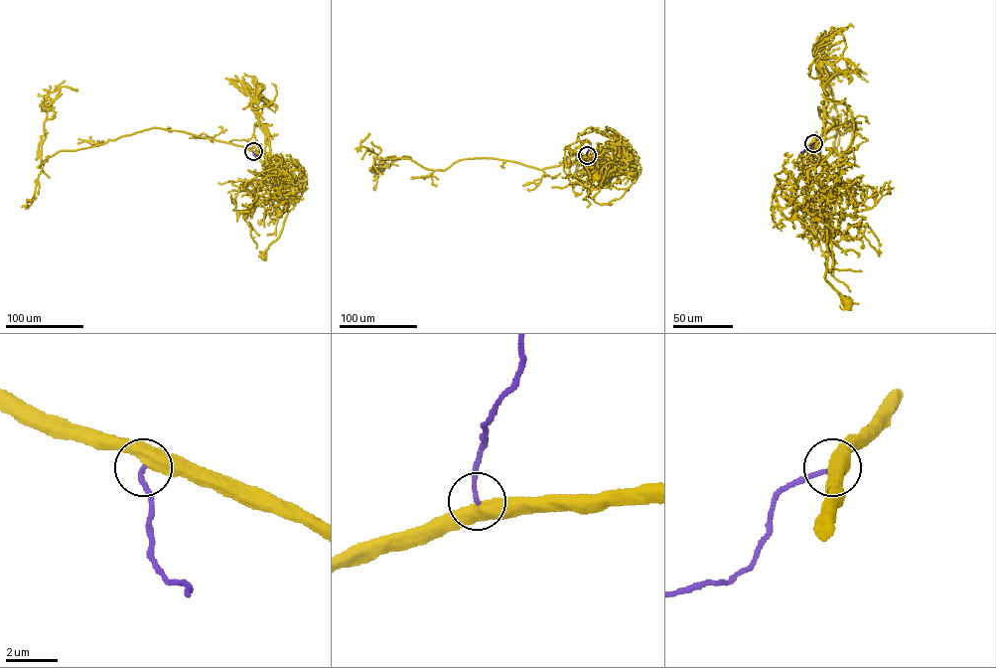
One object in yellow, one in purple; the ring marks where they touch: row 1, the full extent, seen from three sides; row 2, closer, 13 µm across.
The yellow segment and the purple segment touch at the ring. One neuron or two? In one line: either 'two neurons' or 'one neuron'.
one neuron

